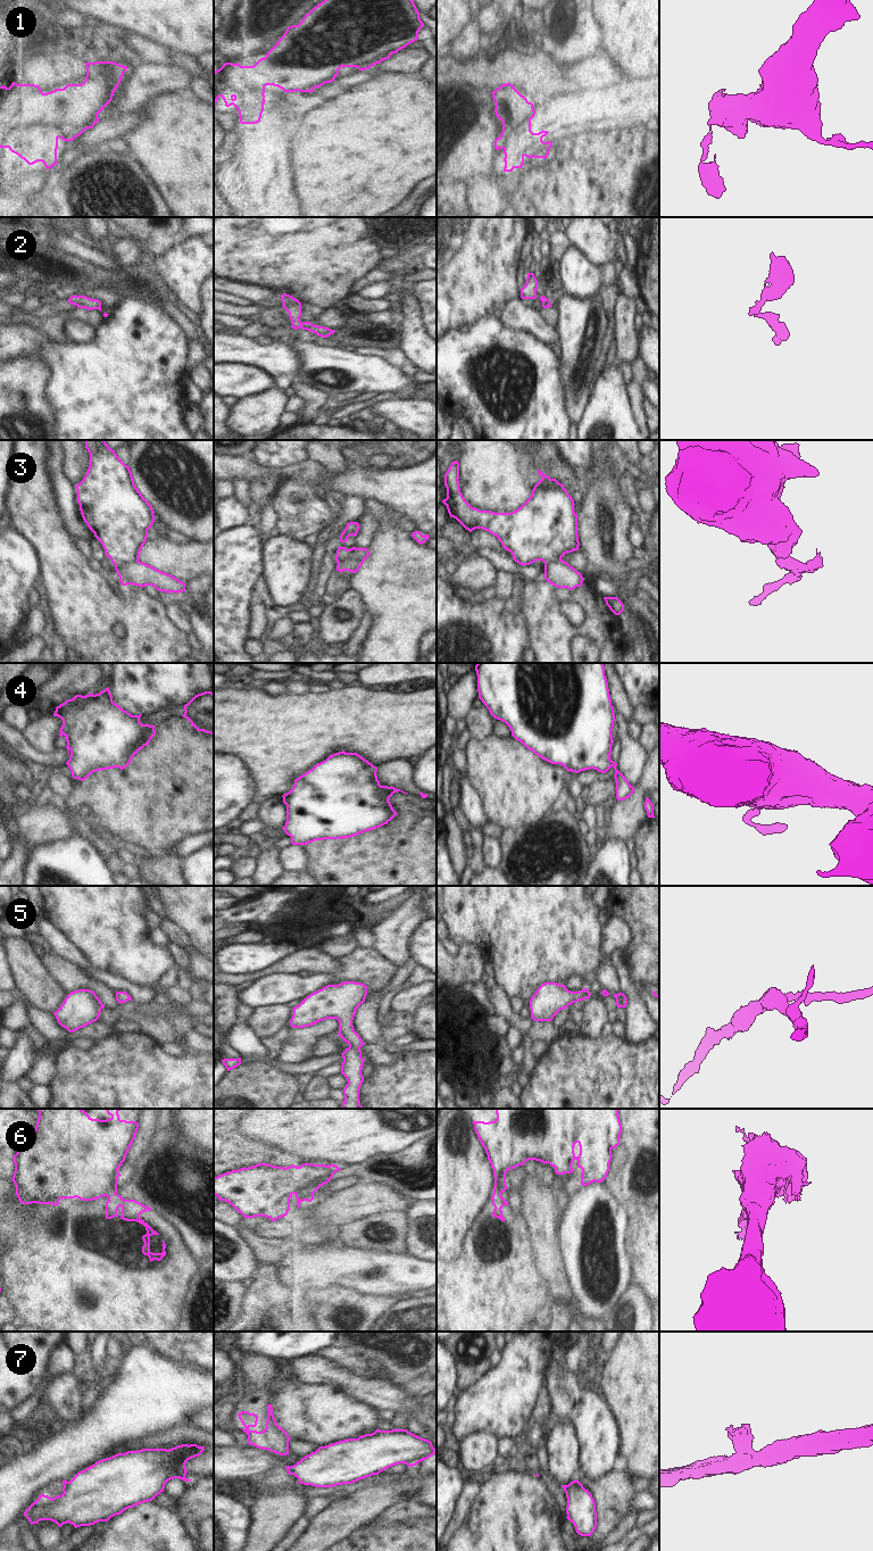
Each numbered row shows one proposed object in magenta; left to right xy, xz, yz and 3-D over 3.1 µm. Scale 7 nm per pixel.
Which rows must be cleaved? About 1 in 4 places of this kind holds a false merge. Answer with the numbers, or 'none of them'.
3, 6, 7

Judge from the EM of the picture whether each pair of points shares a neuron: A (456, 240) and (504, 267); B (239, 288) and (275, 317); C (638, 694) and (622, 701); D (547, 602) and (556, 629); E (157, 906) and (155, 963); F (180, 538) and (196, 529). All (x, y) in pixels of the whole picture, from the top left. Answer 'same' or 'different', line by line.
A: same
B: same
C: different
D: same
E: different
F: different

